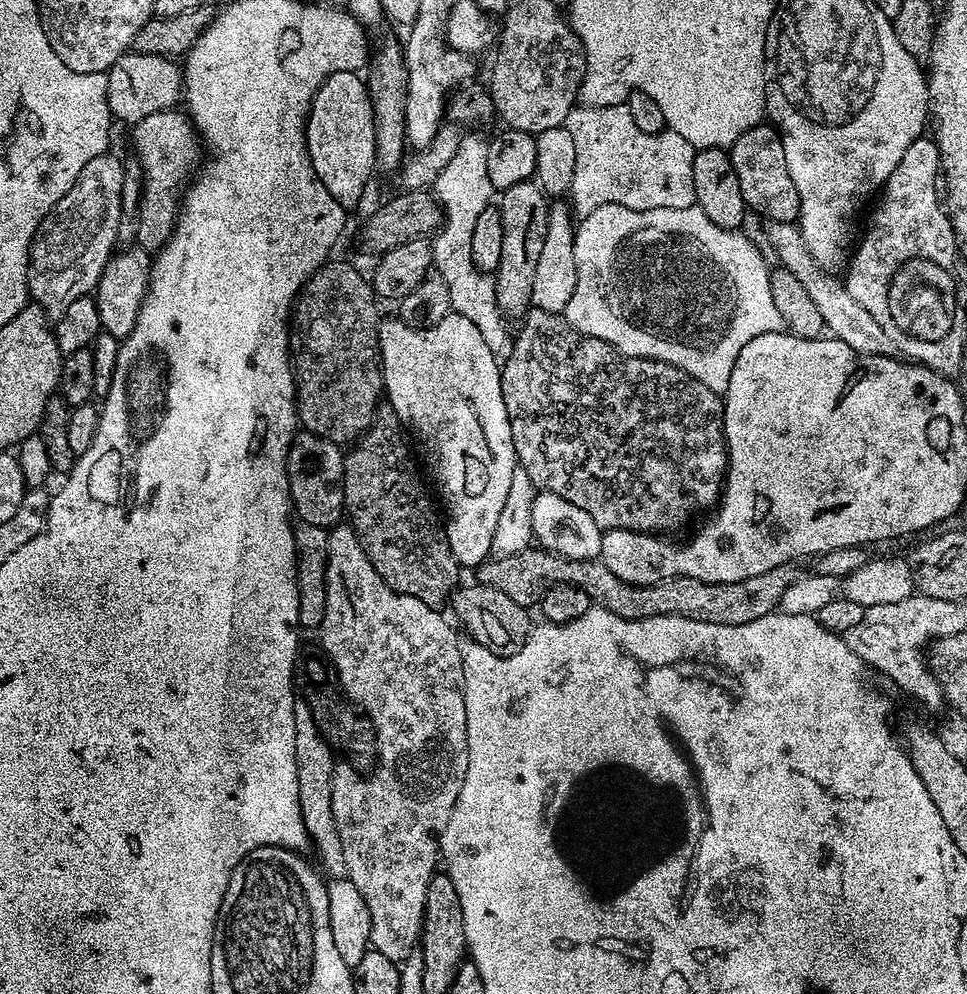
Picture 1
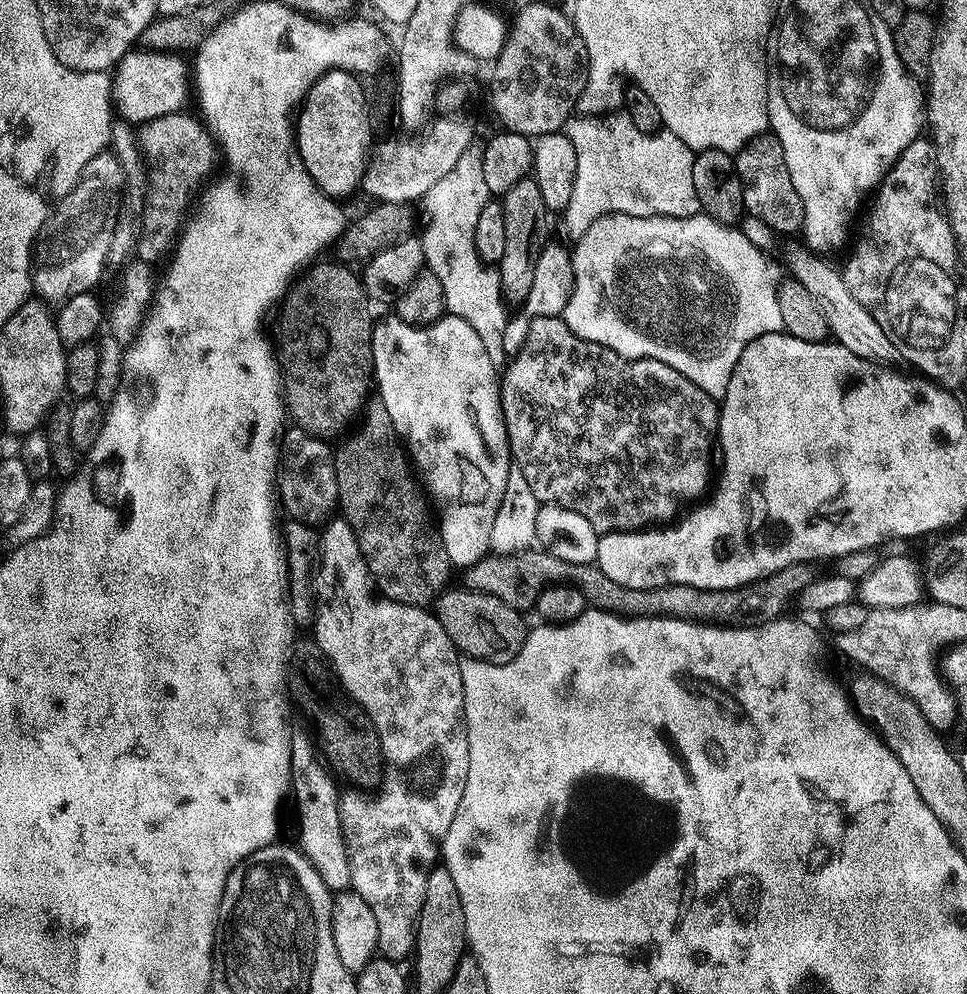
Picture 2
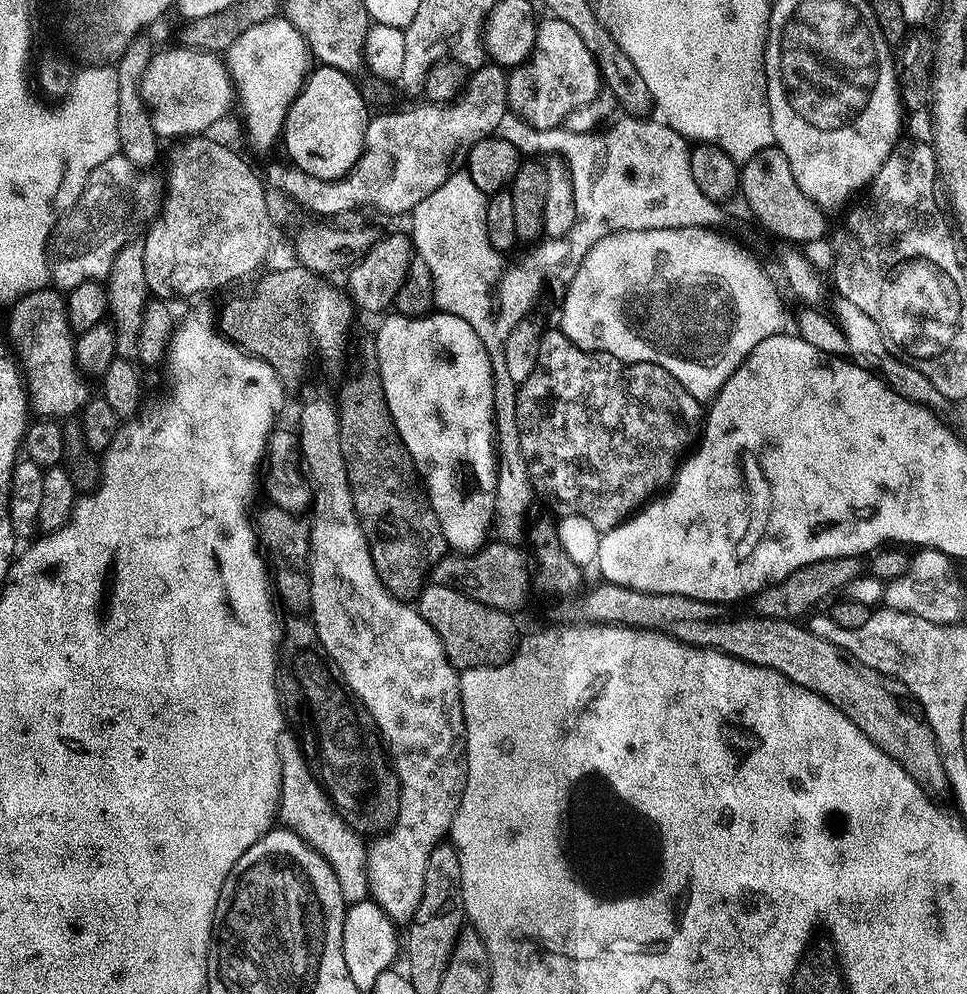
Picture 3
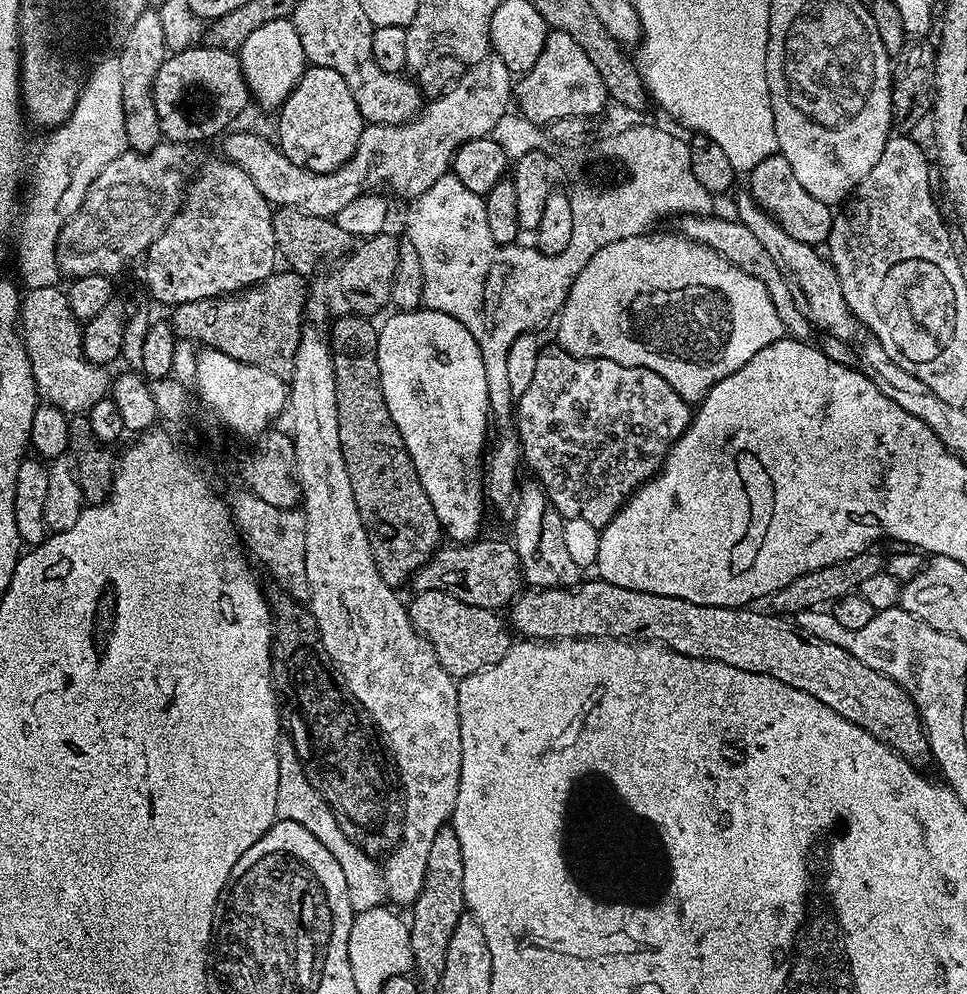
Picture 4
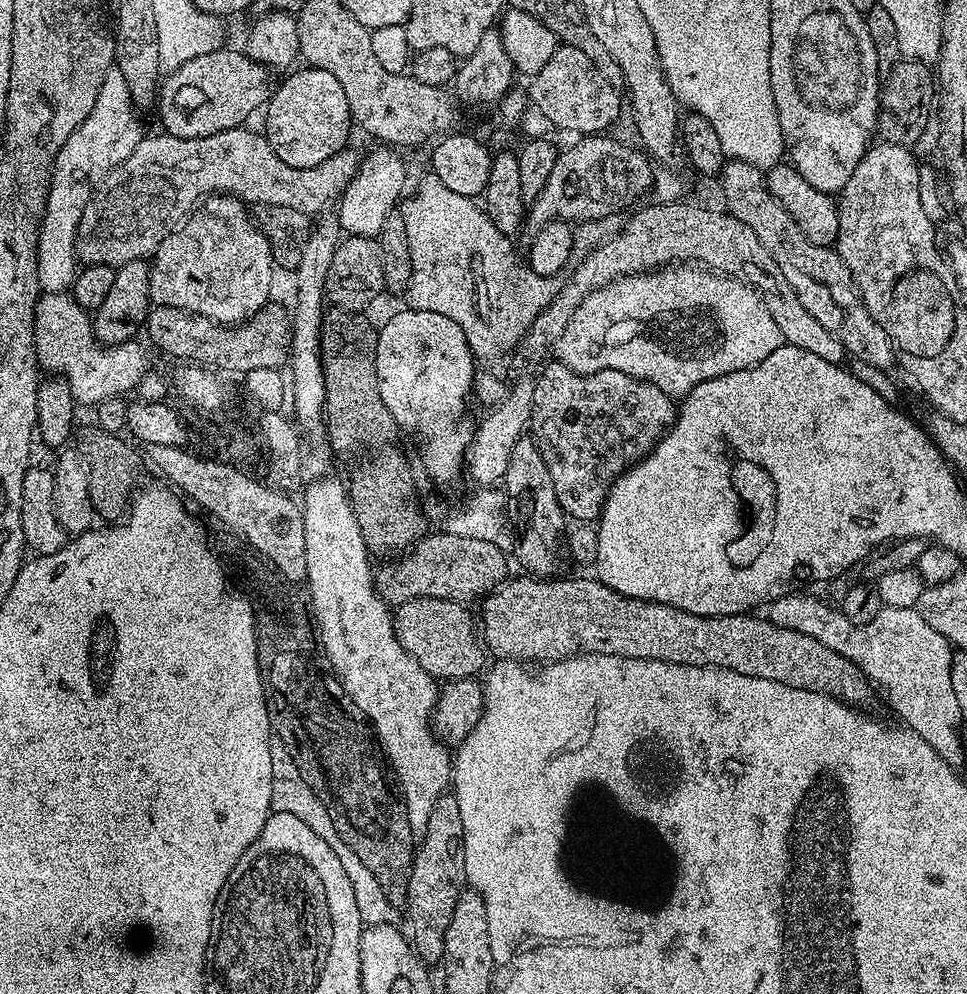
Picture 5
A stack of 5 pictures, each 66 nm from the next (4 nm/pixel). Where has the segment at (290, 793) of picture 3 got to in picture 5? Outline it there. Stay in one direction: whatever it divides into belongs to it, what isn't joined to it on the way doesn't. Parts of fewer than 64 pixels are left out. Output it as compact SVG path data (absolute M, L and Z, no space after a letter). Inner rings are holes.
M273 738L270 742L270 774L272 775L270 802L273 812L294 814L294 818L306 822L306 826L310 826L310 830L314 830L314 834L318 834L318 838L322 838L330 846L330 850L338 854L338 862L342 862L342 870L346 870L346 878L350 878L350 887L354 889L354 902L358 902L361 921L365 925L392 924L395 916L398 916L397 909L392 907L386 894L382 894L382 886L378 886L378 878L374 878L374 874L366 870L362 858L358 858L358 854L354 854L354 850L350 850L350 846L342 842L338 830L334 830L334 822L330 822L330 814L326 806L322 806L318 794L314 794L314 790L306 786L306 778L302 778L298 766L294 766L294 758L290 758L290 750L279 738Z

